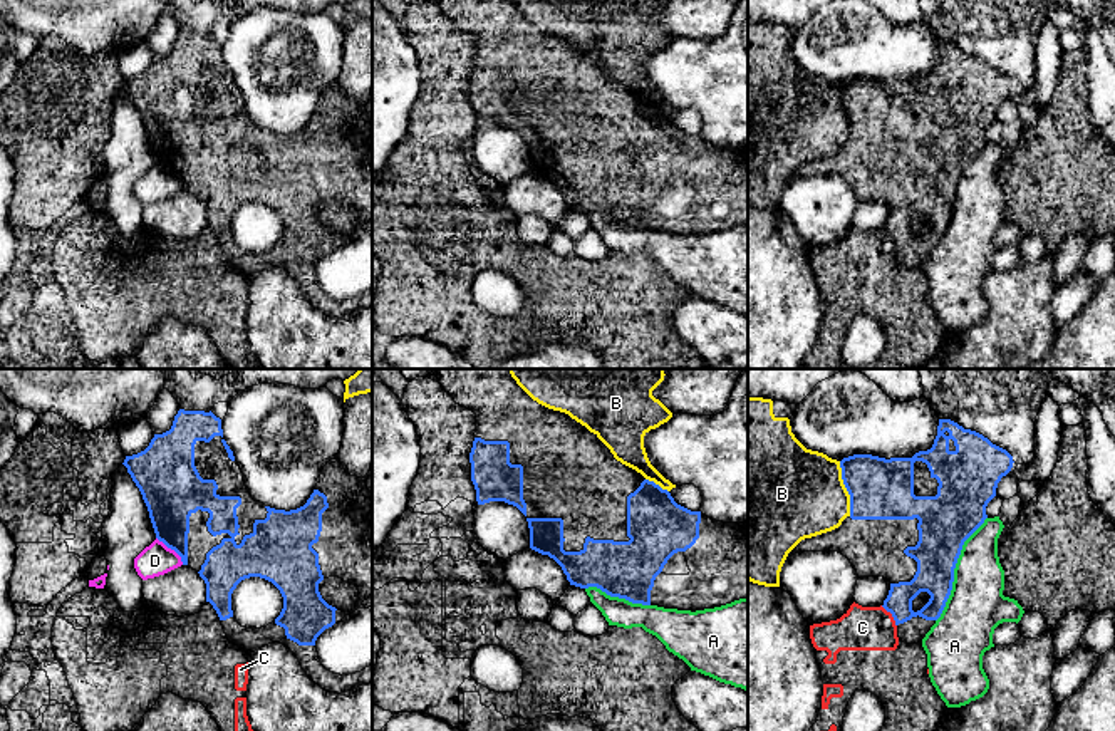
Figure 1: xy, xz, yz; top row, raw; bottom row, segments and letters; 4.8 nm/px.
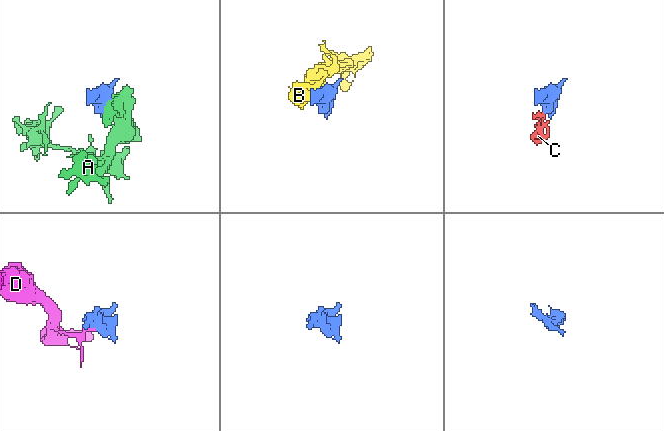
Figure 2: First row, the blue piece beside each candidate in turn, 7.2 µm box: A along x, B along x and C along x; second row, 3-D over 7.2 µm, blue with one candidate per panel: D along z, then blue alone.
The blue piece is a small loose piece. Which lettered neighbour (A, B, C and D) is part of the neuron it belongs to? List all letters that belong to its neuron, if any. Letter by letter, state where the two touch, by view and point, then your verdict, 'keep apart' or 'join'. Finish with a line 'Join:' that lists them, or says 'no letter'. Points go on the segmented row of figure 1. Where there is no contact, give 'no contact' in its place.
A: yz (954, 567) | keep apart
B: yz (845, 487) | keep apart
C: yz (892, 616) | keep apart
D: xy (171, 549) | keep apart
Join: no letter

